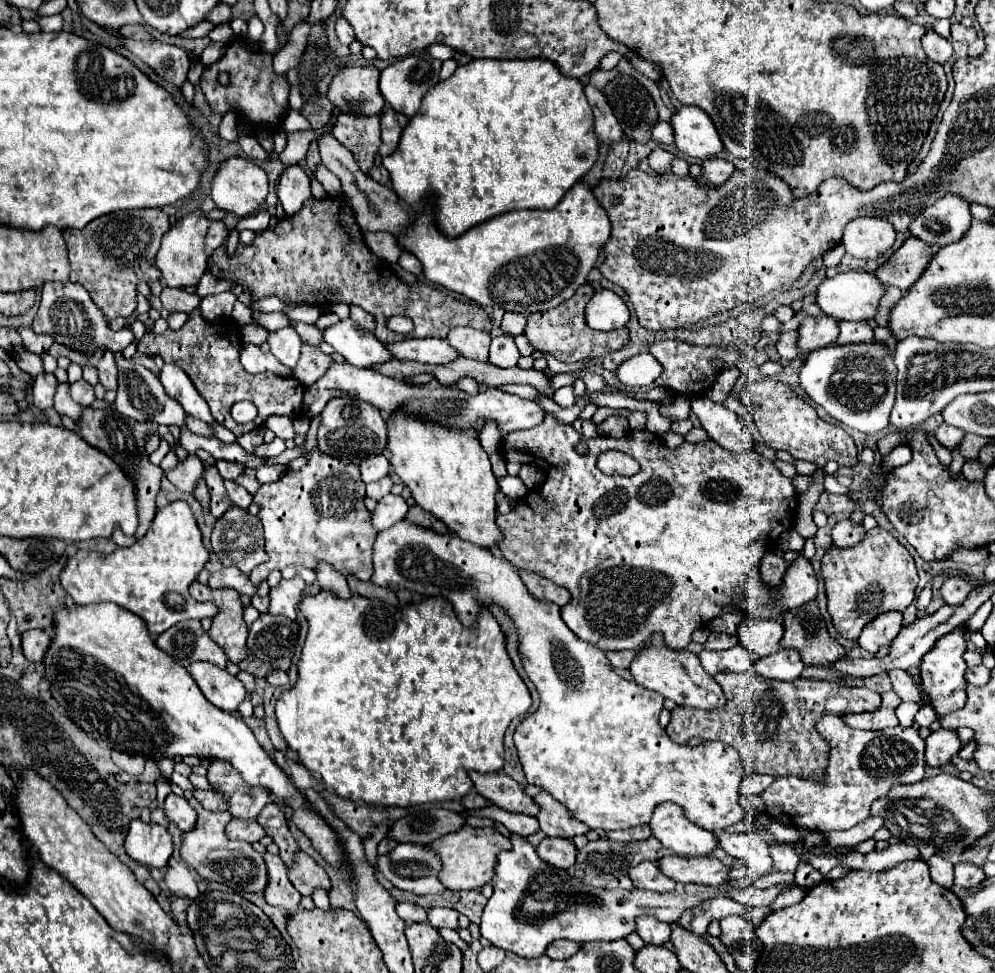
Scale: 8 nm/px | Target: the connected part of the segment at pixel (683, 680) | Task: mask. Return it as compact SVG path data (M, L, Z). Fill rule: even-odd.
M652 633L648 643L644 643L640 647L640 651L636 651L636 657L630 665L630 673L634 677L634 681L650 691L660 693L666 699L672 699L678 705L684 707L694 707L694 709L718 709L726 703L722 689L714 683L714 679L702 669L700 659L696 653L682 649L682 651L674 651L668 649L664 643L664 637L660 633Z

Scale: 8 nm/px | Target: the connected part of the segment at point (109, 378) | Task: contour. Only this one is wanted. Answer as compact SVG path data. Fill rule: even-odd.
M110 351L104 353L104 357L98 361L98 381L106 387L106 389L116 389L116 365L114 365L114 355Z

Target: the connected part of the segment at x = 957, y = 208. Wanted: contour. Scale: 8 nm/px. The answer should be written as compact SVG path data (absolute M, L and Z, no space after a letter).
M946 193L912 221L910 233L928 245L942 247L962 239L970 227L970 221L970 201L960 195Z

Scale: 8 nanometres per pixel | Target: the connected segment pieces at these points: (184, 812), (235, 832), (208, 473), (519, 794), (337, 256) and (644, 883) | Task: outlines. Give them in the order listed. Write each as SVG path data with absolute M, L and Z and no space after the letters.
M170 793L164 801L164 811L168 819L174 821L182 833L192 831L192 827L196 827L198 813L190 807L190 803L184 797L176 797L174 793Z
M232 819L226 825L226 835L228 835L228 839L240 839L240 841L254 843L254 841L260 841L266 833L258 825L258 821L252 821L252 819Z
M216 467L204 469L204 477L206 477L206 485L210 489L210 513L216 519L220 519L232 507L232 501L228 499L224 481L222 481L220 473L216 471Z
M468 773L474 781L474 789L486 797L496 807L510 811L510 813L524 813L524 815L536 815L538 807L536 803L524 795L522 787L504 773Z
M310 197L294 217L284 217L274 229L256 235L254 243L248 247L238 245L234 257L226 257L226 245L220 247L210 259L210 269L214 277L222 271L224 279L236 279L254 295L254 299L278 295L284 301L318 307L334 303L360 305L376 319L374 335L382 341L402 339L402 335L396 335L386 327L386 321L394 315L404 315L414 321L414 331L408 337L446 339L452 327L492 329L492 321L480 305L460 301L424 283L402 283L384 261L370 253L346 201L336 197Z
M644 861L644 863L636 865L636 867L632 867L630 879L632 879L636 889L644 889L644 891L668 893L668 891L676 889L676 881L662 875L654 861Z

